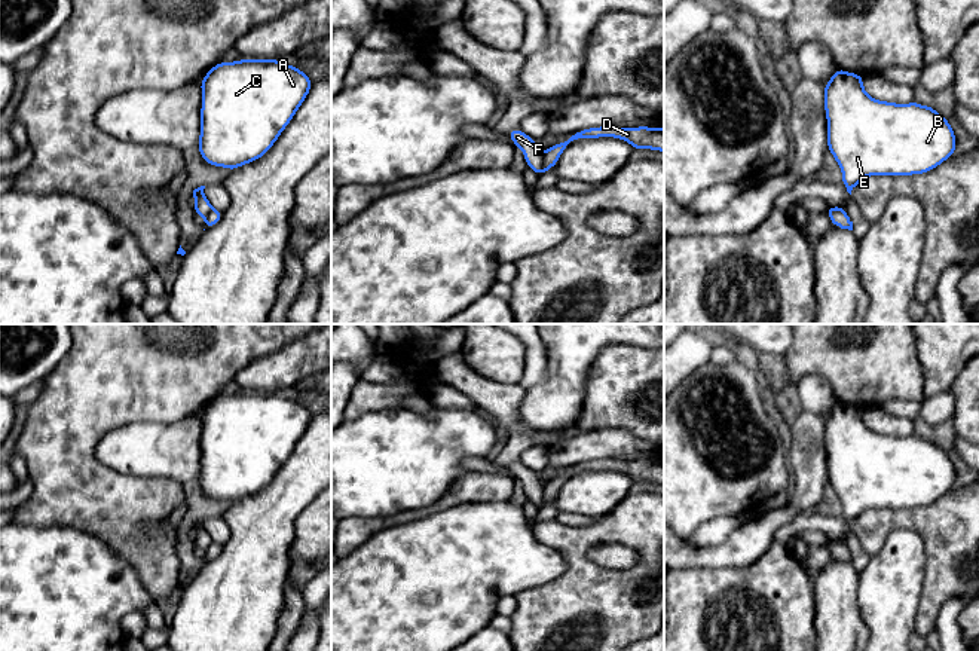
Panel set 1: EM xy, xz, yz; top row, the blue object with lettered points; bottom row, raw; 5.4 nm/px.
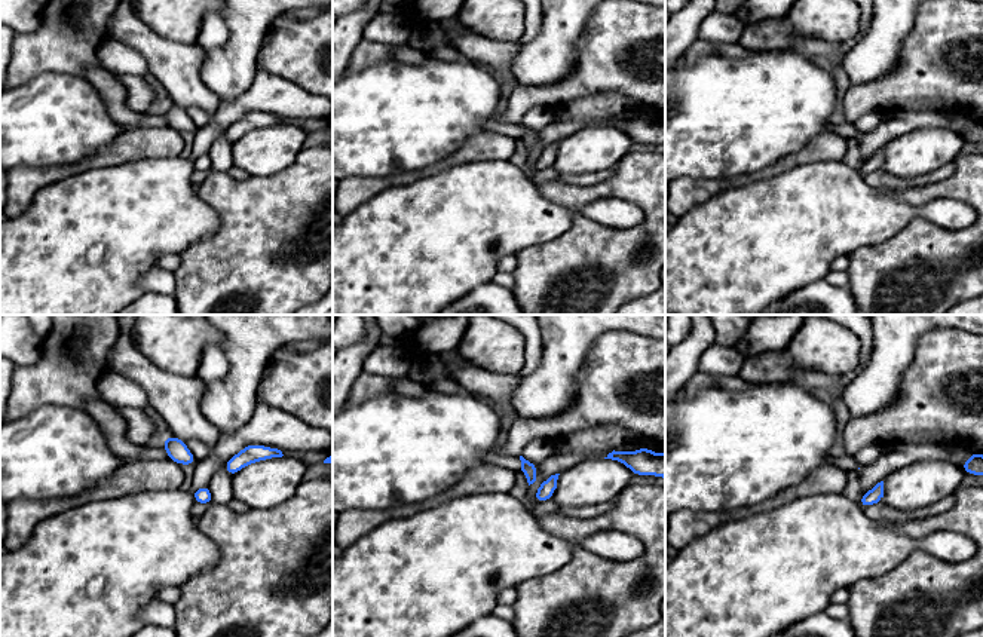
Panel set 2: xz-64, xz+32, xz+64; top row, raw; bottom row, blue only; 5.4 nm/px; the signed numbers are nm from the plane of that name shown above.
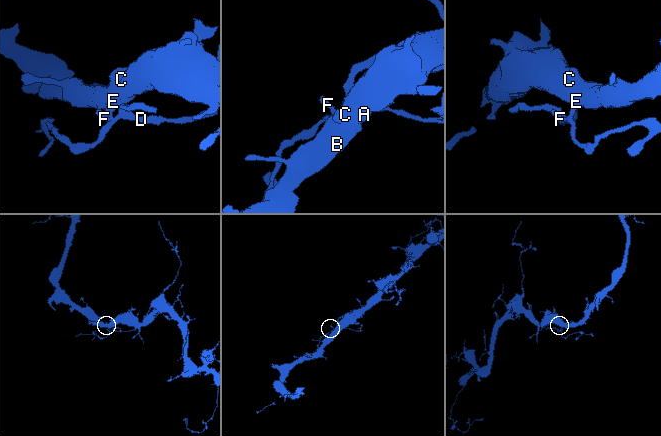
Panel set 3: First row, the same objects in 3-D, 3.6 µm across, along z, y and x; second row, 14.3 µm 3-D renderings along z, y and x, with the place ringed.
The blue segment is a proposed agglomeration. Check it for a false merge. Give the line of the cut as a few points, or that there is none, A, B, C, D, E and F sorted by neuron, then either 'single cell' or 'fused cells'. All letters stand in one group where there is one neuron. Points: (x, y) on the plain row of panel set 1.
cut in xz along (544, 486), (541, 506); A B C E F / D; fused cells

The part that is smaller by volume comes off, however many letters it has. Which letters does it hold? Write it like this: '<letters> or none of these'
D

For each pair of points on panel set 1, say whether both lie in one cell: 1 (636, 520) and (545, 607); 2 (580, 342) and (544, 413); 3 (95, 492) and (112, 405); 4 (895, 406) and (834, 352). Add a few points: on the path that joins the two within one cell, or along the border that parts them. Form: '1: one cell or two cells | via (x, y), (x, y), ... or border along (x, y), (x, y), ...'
1: one cell | via (608, 531), (597, 532), (578, 552), (574, 578)
2: one cell | via (569, 360), (566, 382), (560, 396)
3: one cell | via (85, 470), (85, 431), (89, 427)
4: two cells | border along (920, 400), (889, 399), (880, 406)

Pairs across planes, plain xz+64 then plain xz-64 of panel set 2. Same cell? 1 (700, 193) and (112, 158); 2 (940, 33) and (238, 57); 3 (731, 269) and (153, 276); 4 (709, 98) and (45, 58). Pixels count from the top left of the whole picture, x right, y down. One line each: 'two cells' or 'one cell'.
1: one cell
2: two cells
3: two cells
4: two cells

